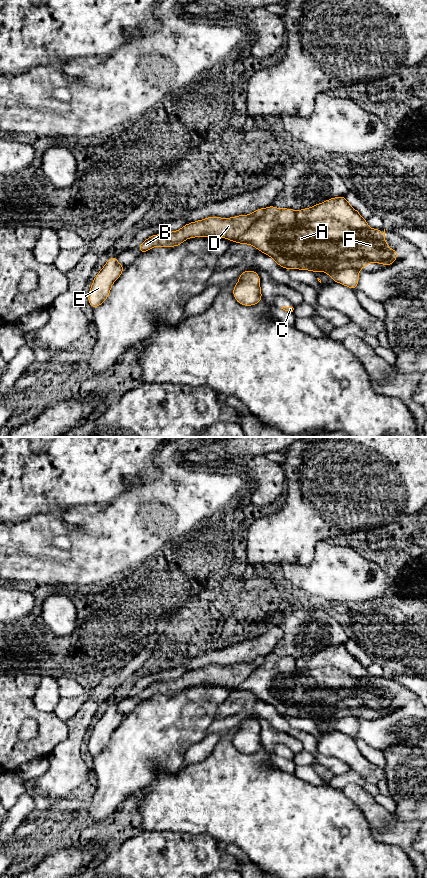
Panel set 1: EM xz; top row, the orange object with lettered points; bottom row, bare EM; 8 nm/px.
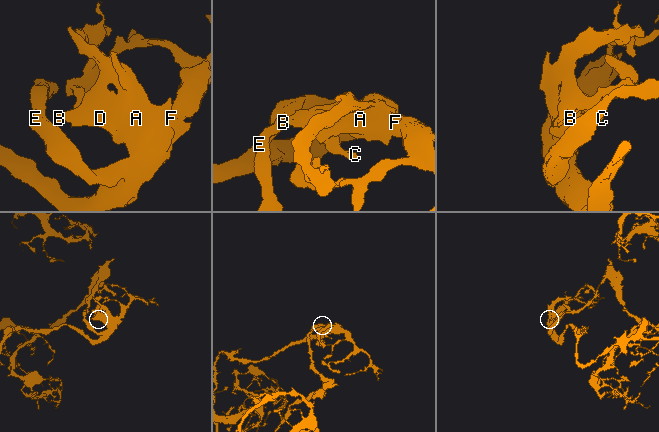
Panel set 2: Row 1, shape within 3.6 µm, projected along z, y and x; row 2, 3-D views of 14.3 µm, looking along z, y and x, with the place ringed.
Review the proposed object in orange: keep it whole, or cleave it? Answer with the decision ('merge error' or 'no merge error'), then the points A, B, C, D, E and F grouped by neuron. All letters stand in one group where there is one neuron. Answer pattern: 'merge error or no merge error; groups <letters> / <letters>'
merge error; groups A E F / B C D

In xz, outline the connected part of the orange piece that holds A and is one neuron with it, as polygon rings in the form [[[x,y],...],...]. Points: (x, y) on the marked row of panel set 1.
[[[273,205],[265,208],[264,215],[236,243],[253,245],[286,270],[300,269],[315,273],[343,269],[359,270],[371,262],[390,266],[399,255],[398,251],[391,250],[386,243],[385,229],[383,233],[381,229],[353,229],[333,219],[301,221],[297,218],[295,210],[278,209]]]

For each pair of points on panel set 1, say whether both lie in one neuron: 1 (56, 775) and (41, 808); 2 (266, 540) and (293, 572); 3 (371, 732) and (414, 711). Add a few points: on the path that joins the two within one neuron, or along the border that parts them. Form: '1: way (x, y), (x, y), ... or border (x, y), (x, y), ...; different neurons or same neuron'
1: way (56, 783), (43, 797), (43, 800); same neuron
2: border (280, 565), (284, 562), (291, 562), (307, 566); different neurons
3: way (382, 730), (389, 723), (403, 716); same neuron

